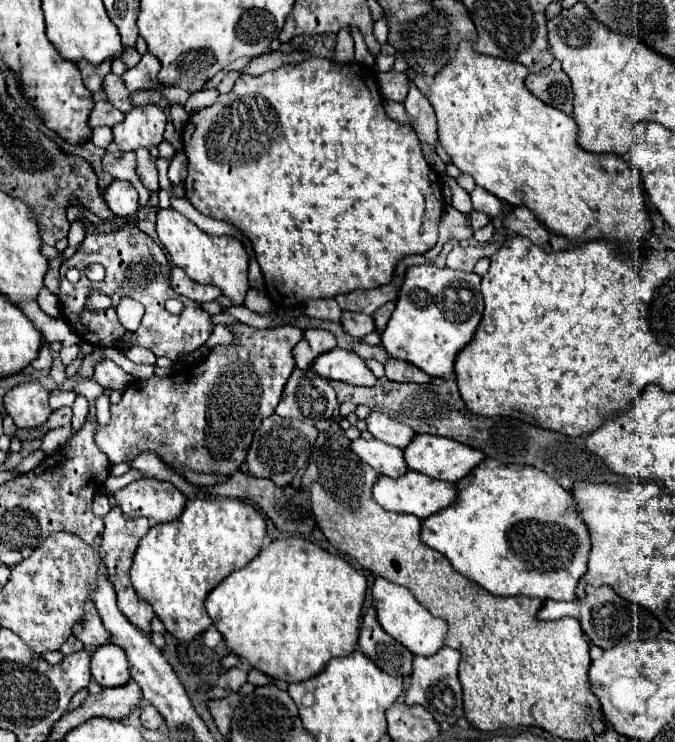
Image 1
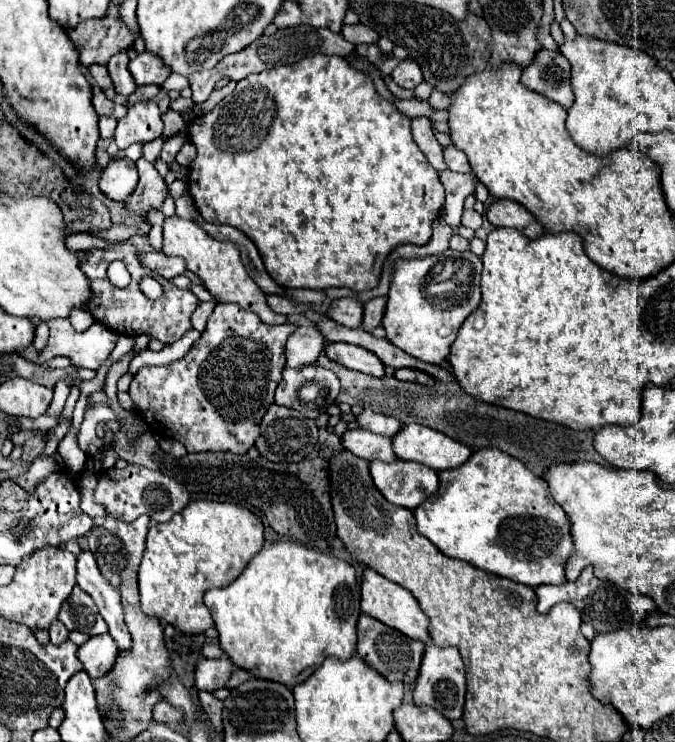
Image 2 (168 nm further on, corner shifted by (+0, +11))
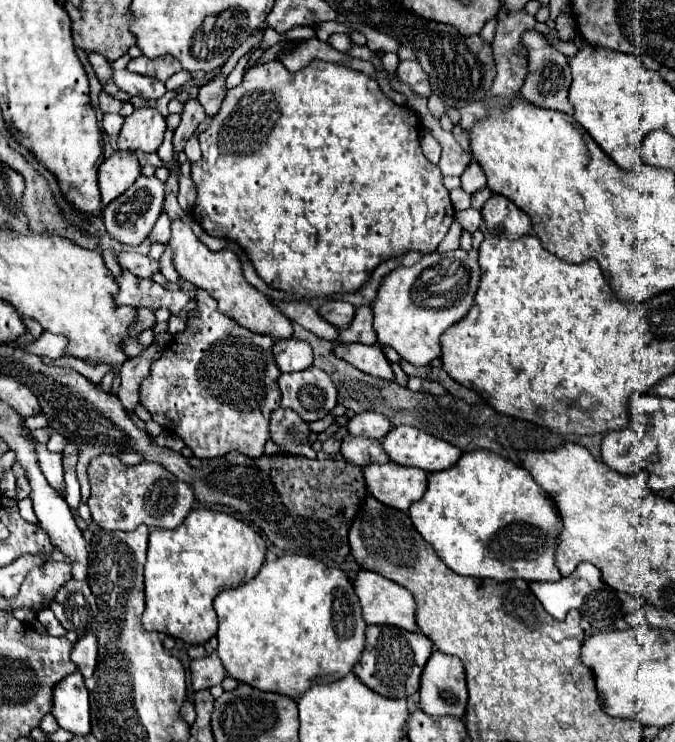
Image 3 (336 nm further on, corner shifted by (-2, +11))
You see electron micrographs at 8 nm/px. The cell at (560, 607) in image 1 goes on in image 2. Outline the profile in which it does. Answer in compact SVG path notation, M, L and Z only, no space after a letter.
M587 566L575 582L565 582L561 586L537 586L535 594L537 594L537 600L539 600L537 610L541 614L547 614L559 602L571 602L579 610L583 622L589 622L597 632L611 632L615 628L643 626L647 614L651 614L655 610L655 604L649 596L625 592L623 588L617 588L611 582L605 584L605 580L599 580L599 578L593 576L591 566Z

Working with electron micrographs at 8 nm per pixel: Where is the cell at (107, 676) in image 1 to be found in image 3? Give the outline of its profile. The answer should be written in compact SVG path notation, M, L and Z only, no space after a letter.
M85 634L77 640L71 652L71 660L77 664L79 672L85 678L91 678L95 666L97 666L97 636L95 634Z

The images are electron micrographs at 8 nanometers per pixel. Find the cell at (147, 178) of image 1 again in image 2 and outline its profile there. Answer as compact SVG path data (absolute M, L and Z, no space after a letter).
M145 158L137 160L137 170L139 170L139 184L123 204L133 212L133 216L145 220L149 210L159 210L163 206L167 198L167 184L159 176L155 166Z

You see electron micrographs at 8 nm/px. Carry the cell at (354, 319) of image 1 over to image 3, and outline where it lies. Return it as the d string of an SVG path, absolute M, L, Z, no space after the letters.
M331 300L319 308L319 314L329 324L333 324L337 328L347 328L355 316L355 306L349 302L343 302L343 300Z

